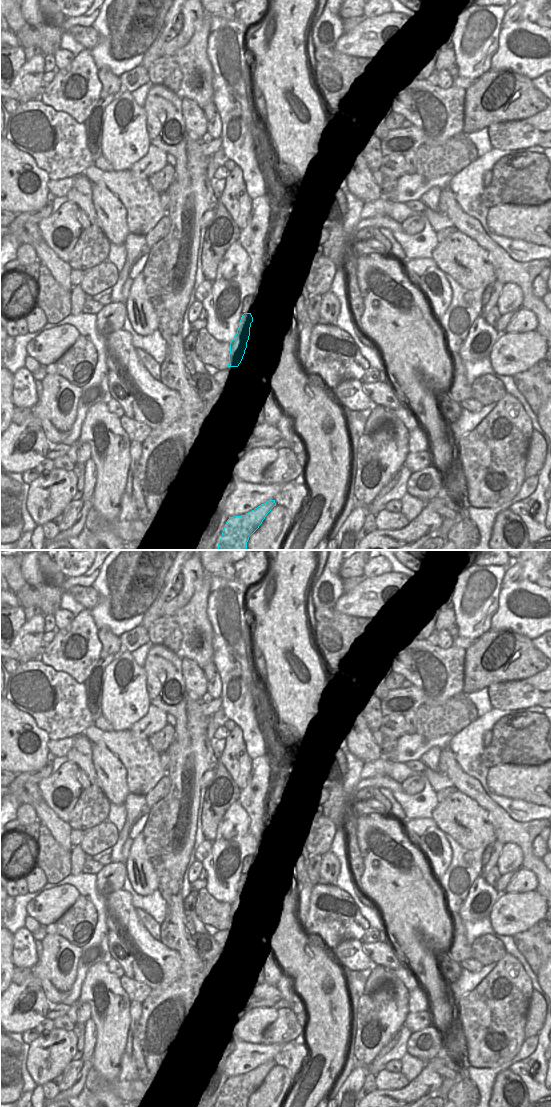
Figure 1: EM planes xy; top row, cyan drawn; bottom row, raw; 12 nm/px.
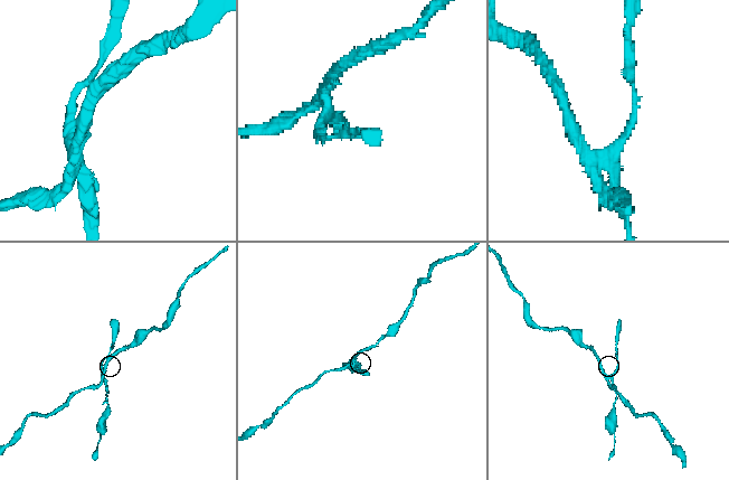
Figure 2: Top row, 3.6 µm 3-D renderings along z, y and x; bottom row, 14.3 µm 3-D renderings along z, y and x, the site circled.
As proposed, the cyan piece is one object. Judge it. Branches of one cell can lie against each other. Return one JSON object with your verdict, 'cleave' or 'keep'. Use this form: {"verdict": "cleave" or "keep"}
{"verdict": "cleave"}

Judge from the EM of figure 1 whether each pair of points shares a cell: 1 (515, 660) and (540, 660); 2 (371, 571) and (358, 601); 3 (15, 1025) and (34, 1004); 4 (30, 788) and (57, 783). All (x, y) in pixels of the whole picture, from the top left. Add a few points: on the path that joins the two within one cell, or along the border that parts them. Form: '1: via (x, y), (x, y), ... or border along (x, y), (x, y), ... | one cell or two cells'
1: via (521, 660), (534, 660) | one cell
2: border along (392, 570), (364, 577) | two cells
3: via (18, 1020), (29, 1009) | one cell
4: border along (37, 784), (43, 800) | two cells

